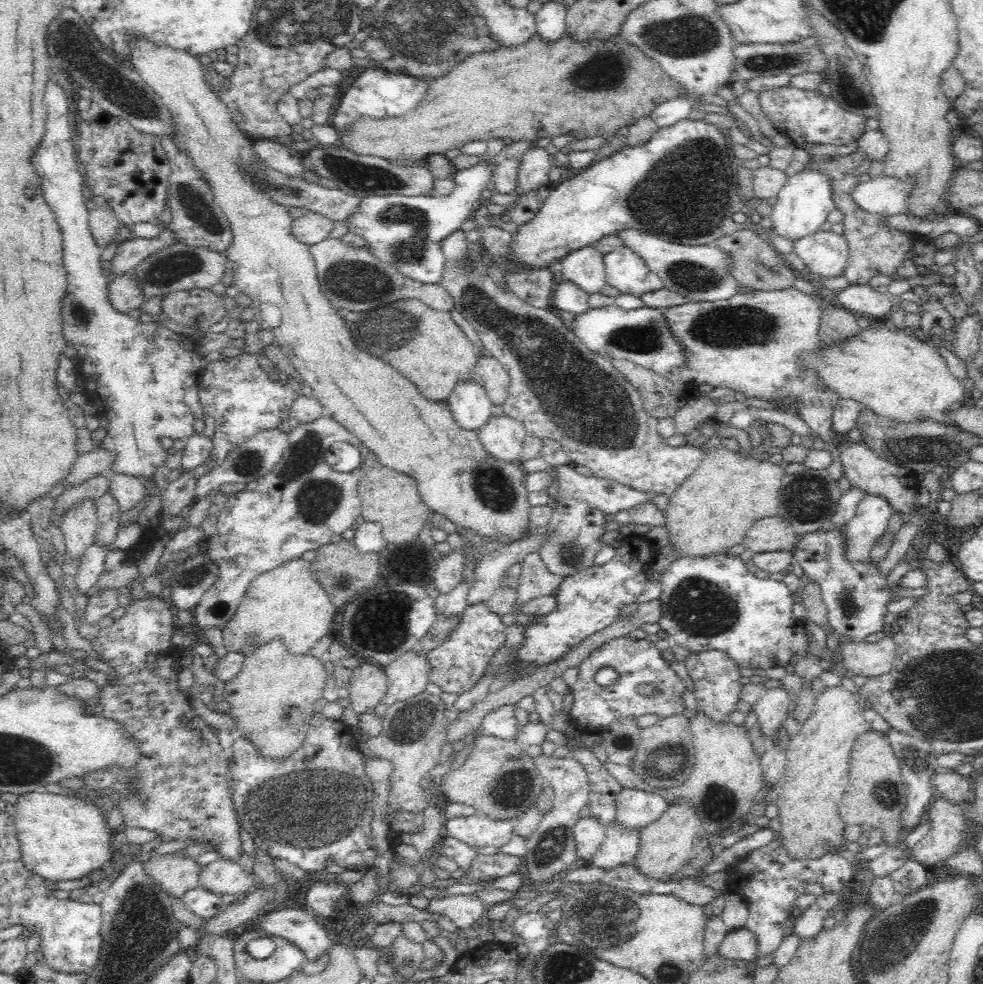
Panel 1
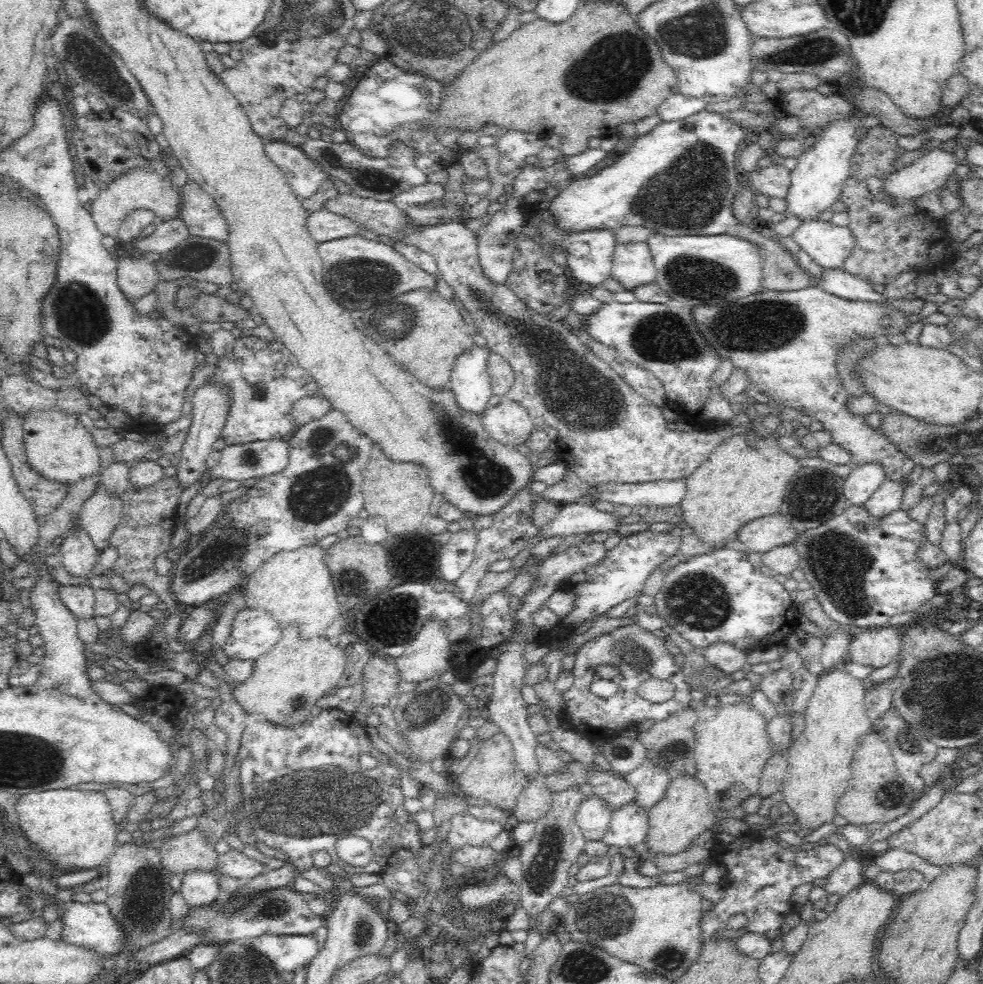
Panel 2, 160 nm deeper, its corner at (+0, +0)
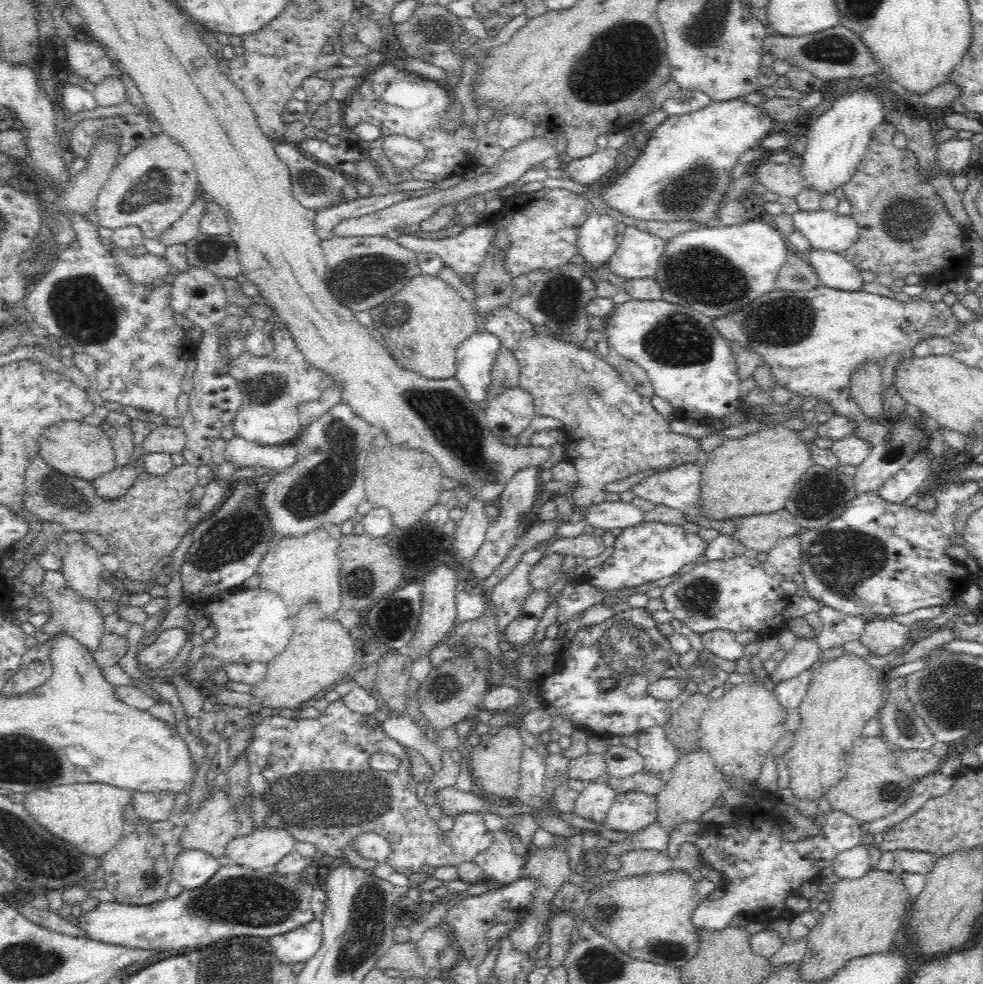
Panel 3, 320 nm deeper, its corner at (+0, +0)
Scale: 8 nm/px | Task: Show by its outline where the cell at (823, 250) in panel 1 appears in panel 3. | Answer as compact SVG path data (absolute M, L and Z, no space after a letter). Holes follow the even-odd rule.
M837 209L797 210L793 215L795 229L806 236L814 248L843 252L859 236L859 224Z

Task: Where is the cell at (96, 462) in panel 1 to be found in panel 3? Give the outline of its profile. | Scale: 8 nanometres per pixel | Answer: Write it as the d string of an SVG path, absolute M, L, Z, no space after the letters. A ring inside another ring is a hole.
M151 426L150 432L143 441L143 452L174 454L186 446L187 436L181 426Z

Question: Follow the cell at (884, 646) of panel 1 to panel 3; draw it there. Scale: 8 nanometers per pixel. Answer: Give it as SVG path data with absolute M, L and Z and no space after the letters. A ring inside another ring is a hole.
M891 619L867 621L859 641L868 647L873 655L884 656L893 650L909 647L916 631L912 626Z

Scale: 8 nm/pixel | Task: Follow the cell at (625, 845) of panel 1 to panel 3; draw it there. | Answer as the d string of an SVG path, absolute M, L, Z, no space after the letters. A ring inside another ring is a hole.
M636 791L616 796L605 818L608 828L632 834L646 828L657 817L657 796Z

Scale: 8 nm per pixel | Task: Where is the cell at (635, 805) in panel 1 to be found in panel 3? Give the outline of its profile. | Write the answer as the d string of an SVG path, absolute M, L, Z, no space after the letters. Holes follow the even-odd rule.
M651 726L636 736L638 742L636 750L642 755L644 769L649 772L670 774L681 752L668 740L664 727Z

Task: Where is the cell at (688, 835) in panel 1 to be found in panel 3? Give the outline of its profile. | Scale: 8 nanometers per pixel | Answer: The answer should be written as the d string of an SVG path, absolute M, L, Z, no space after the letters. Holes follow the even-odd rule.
M701 748L682 753L670 771L670 775L668 782L657 795L656 803L658 822L666 832L670 832L676 824L686 820L701 822L700 816L716 804L716 800L721 797L723 789L726 788L723 772L716 768L710 753Z

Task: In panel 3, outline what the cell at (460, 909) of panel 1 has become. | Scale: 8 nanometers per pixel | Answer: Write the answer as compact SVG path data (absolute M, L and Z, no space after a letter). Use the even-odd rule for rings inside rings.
M502 829L495 830L492 834L495 836L494 842L488 850L476 856L474 862L484 869L487 878L495 885L512 884L521 877L526 853L516 853L510 843L511 835Z

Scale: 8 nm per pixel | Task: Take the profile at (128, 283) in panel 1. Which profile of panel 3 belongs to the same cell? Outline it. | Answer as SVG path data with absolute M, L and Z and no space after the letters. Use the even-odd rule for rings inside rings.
M146 250L130 255L114 252L113 255L117 258L122 270L136 284L153 284L157 278L166 276L169 268L172 267L165 256L148 253Z

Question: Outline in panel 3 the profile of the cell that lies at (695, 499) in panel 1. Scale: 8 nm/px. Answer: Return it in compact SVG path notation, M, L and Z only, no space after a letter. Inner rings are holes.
M782 424L743 437L726 439L708 453L702 471L704 517L724 521L784 509L794 485L814 465L808 443L810 441L804 440L799 432Z

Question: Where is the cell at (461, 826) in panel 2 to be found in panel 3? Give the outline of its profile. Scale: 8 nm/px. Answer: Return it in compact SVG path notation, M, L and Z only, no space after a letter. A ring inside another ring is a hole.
M340 696L334 702L331 702L326 706L324 712L320 713L317 718L301 718L296 719L292 717L282 717L281 715L272 716L270 720L265 719L258 723L253 729L252 741L245 748L245 755L250 769L249 788L251 789L250 794L252 798L251 803L251 817L253 825L256 826L271 826L272 828L283 828L287 830L298 842L310 842L316 848L320 850L322 854L326 856L334 856L334 858L345 858L352 866L363 866L364 868L373 869L378 865L377 860L364 859L360 857L361 854L355 851L353 848L352 839L357 837L363 832L375 832L380 836L383 836L391 846L391 851L386 856L385 862L390 864L398 872L402 872L407 876L413 872L421 872L420 868L426 864L426 866L433 866L435 869L440 866L455 866L457 867L462 862L474 862L476 856L483 853L485 850L490 848L490 845L494 842L495 836L492 834L492 830L486 827L484 823L482 812L462 812L460 813L455 821L455 825L448 832L442 832L438 829L437 820L430 818L428 815L428 805L423 800L418 800L417 786L418 782L413 778L413 774L410 772L412 754L405 746L402 746L399 742L396 742L393 738L390 738L382 728L381 723L372 717L372 714L356 713L352 711ZM376 753L387 753L392 754L396 758L400 759L400 766L395 771L382 771L374 770L369 763L370 757Z

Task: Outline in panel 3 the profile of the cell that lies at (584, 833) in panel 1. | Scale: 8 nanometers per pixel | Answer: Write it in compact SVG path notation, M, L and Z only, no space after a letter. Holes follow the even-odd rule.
M590 780L580 792L573 808L574 814L602 822L615 802L616 792L605 780Z

